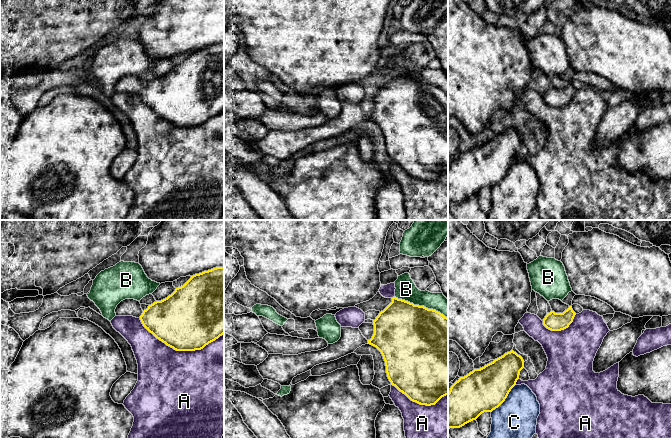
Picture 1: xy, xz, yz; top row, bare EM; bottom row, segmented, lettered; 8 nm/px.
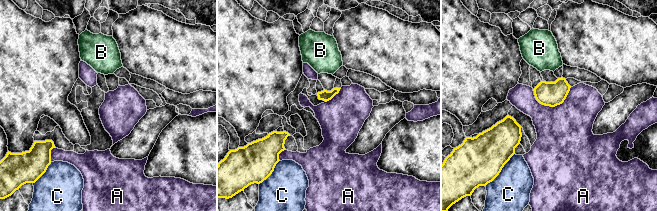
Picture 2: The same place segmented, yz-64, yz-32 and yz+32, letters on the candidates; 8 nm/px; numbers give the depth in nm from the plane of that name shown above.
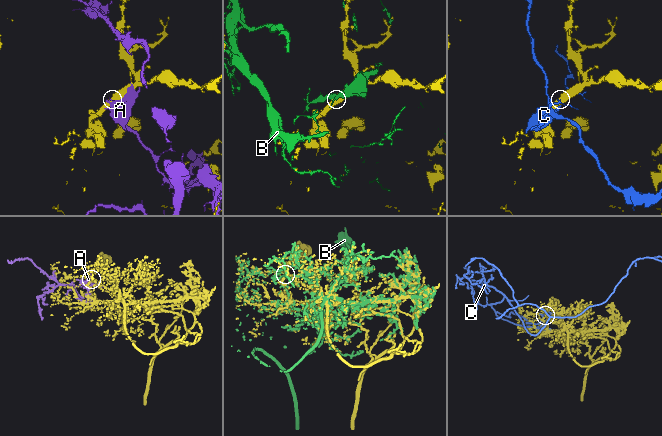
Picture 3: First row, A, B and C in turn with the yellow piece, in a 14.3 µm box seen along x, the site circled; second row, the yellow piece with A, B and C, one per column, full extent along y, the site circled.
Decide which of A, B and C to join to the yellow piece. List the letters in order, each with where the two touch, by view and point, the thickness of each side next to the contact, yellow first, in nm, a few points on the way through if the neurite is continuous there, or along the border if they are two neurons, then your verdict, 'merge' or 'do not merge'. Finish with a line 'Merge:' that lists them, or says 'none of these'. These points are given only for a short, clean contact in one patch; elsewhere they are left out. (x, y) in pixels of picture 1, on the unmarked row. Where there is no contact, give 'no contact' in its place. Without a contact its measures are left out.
A: xy (180, 126) | 500/500 nm | do not merge
B: xz (421, 82) | 500/160 nm | do not merge
C: yz (505, 174) | 360/360 nm | do not merge
Merge: none of these

